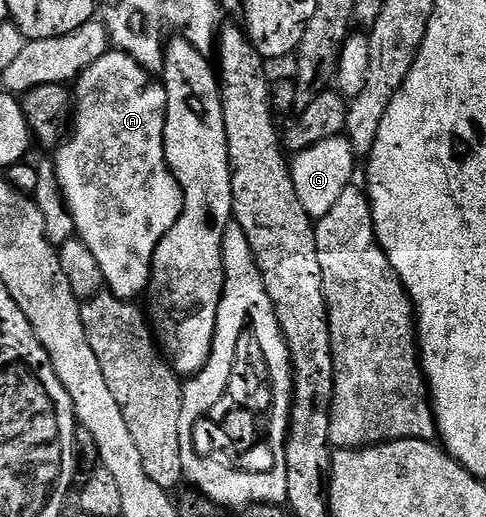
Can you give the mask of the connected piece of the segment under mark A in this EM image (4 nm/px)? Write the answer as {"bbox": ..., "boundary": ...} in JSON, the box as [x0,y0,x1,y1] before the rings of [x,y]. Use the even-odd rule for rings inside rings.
{"bbox":[53,50,182,302],"boundary":[[[111,50],[105,52],[100,58],[96,58],[96,62],[92,62],[92,66],[88,66],[88,70],[84,70],[78,75],[77,80],[72,84],[72,131],[67,135],[66,139],[58,145],[53,153],[54,169],[58,175],[60,182],[60,190],[64,194],[66,204],[70,207],[70,213],[74,219],[74,231],[77,239],[84,242],[84,246],[88,246],[88,250],[92,250],[96,262],[100,262],[100,270],[104,270],[104,278],[106,279],[105,287],[121,300],[131,302],[137,301],[138,295],[145,293],[150,287],[150,267],[154,261],[156,254],[156,246],[160,242],[160,238],[164,238],[164,234],[168,234],[168,230],[172,230],[172,226],[176,226],[176,222],[182,213],[182,191],[176,182],[176,178],[170,172],[170,167],[166,161],[164,154],[164,122],[166,121],[166,90],[161,83],[154,82],[150,84],[151,73],[142,67],[136,58],[130,54]]]}

